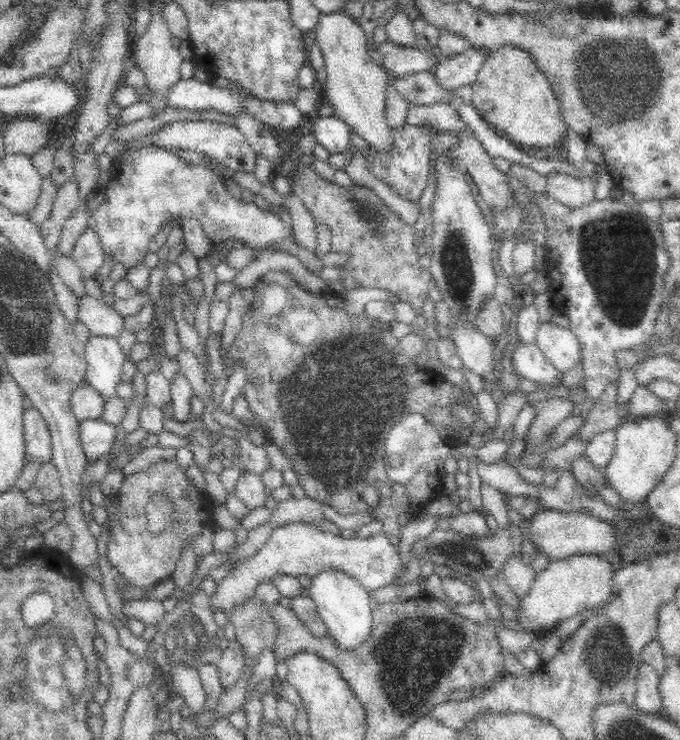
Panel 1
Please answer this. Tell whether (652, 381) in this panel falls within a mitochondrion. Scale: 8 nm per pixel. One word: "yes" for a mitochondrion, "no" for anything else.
no

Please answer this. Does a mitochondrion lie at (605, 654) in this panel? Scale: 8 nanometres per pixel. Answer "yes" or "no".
yes

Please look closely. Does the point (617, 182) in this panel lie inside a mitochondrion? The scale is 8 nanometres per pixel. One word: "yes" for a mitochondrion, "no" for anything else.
no

